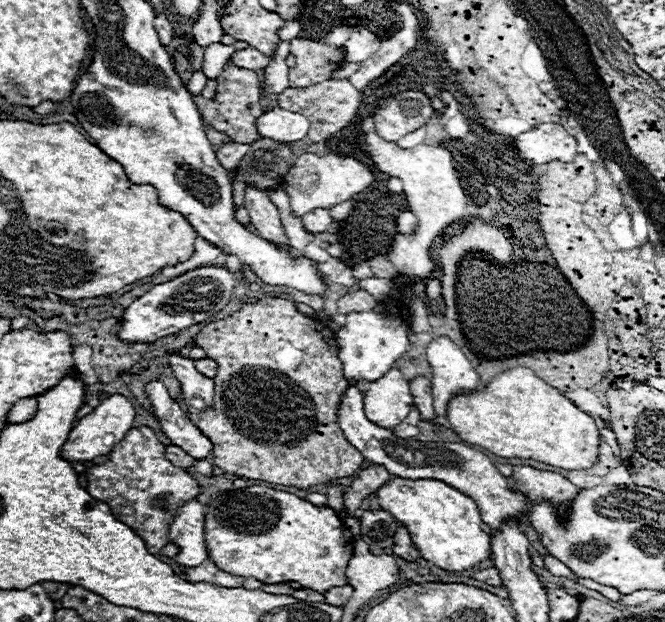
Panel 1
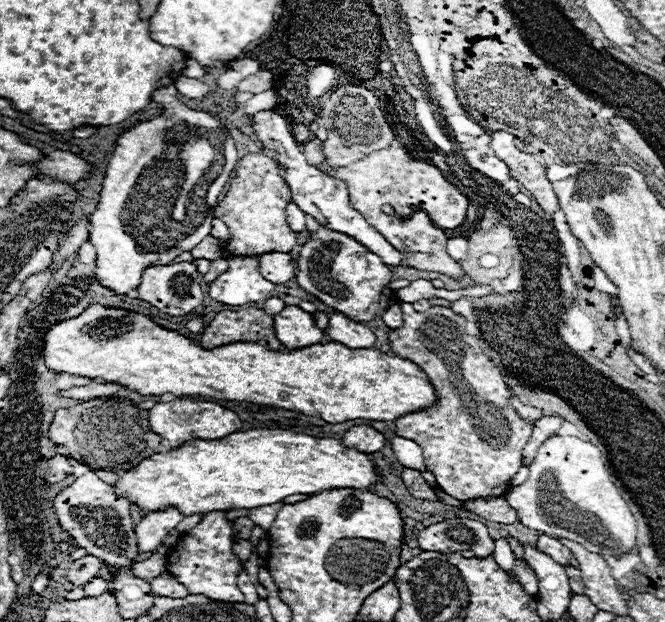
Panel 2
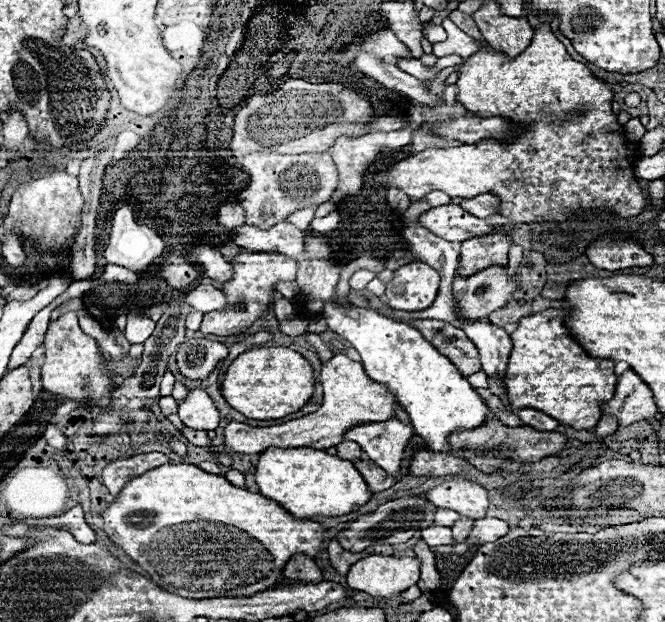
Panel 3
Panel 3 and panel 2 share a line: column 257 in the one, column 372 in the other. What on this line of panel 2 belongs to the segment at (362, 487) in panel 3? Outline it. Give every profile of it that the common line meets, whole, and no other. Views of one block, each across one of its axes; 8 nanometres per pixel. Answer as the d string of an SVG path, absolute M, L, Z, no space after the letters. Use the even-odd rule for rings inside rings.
M246 430L220 440L192 440L168 452L156 452L120 474L114 492L136 504L142 514L176 508L184 516L212 510L238 510L274 504L292 494L318 494L332 488L366 490L380 478L368 454L342 446L334 438L316 438L292 430Z

